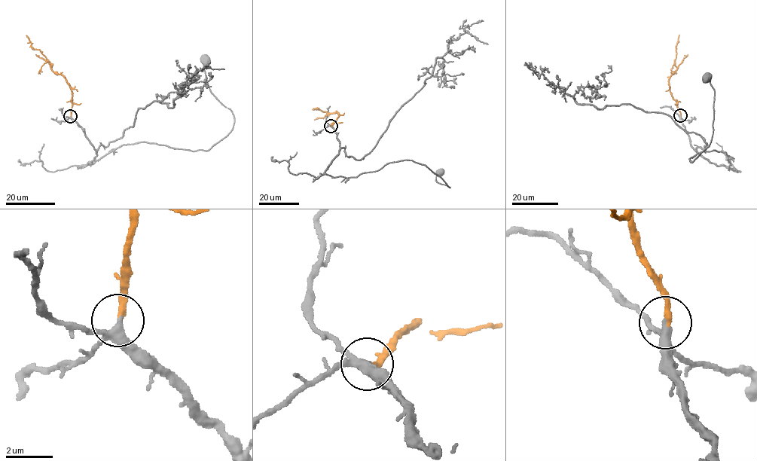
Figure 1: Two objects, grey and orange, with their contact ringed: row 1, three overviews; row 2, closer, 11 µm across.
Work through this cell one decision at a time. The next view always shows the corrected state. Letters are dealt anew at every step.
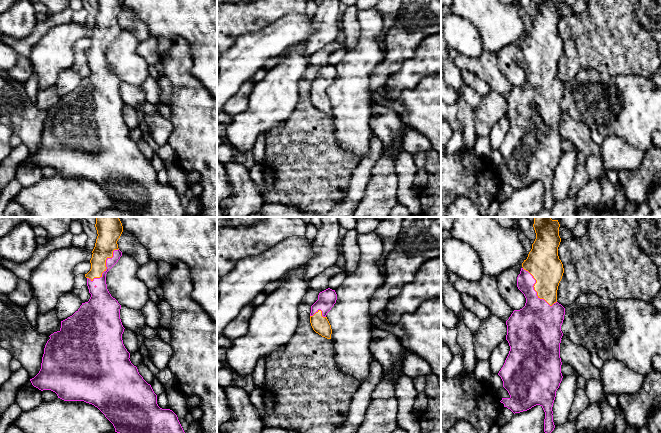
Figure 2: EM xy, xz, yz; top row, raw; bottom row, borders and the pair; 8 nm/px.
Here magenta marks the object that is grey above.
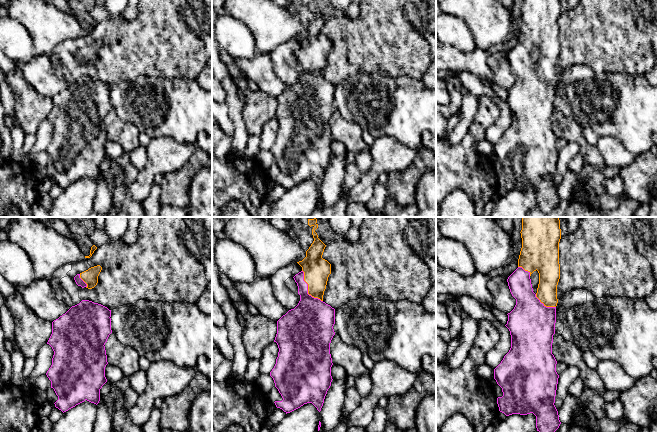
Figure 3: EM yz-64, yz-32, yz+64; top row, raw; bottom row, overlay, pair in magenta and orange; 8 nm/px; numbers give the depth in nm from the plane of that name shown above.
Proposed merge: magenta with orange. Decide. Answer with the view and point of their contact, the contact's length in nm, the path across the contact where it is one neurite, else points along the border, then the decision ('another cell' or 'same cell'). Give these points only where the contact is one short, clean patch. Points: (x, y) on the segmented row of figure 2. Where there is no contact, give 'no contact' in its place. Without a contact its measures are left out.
xy (106, 266) | 360 nm | same cell

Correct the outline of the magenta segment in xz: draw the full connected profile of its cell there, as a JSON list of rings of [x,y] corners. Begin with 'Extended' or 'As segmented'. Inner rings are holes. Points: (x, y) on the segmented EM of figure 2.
Extended. [[[328,288],[319,293],[318,300],[311,306],[311,326],[316,333],[327,339],[331,339],[332,329],[326,315],[334,306],[336,300],[335,290]]]

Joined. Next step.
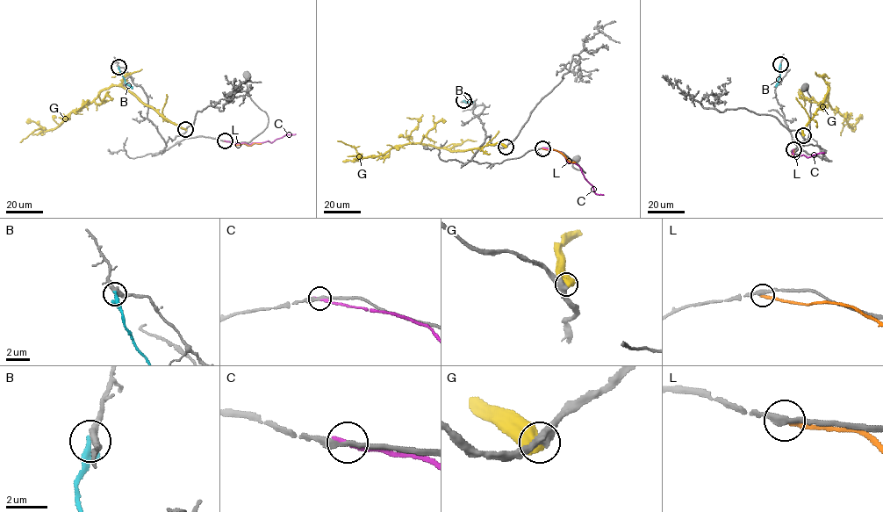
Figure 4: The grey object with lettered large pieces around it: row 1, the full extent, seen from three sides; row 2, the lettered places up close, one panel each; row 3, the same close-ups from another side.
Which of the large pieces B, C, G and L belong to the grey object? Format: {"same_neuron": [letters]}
{"same_neuron": []}

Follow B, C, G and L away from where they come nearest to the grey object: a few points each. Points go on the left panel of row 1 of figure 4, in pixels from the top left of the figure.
B: (118, 67), (125, 81), (132, 89)
C: (226, 140), (249, 144), (272, 142), (285, 134), (296, 133)
G: (185, 129), (125, 89), (110, 85), (58, 126), (38, 128), (19, 142)
L: (225, 140), (239, 145), (261, 143)

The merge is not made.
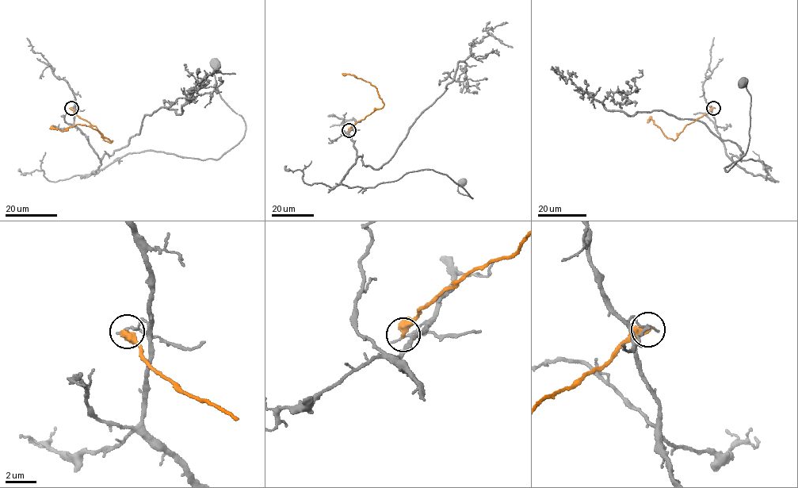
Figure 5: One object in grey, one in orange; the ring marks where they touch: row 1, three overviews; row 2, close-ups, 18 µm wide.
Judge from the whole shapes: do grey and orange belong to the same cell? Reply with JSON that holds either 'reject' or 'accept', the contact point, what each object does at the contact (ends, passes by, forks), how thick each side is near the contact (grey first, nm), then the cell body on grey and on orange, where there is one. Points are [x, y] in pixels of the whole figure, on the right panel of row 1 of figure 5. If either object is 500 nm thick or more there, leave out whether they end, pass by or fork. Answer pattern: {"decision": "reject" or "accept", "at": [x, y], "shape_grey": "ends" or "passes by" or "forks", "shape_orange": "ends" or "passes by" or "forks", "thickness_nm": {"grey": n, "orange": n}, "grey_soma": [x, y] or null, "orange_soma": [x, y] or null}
{"decision": "reject", "at": [713, 108], "shape_grey": "passes by", "shape_orange": "ends", "thickness_nm": {"grey": 120, "orange": 480}, "grey_soma": [742, 82], "orange_soma": null}

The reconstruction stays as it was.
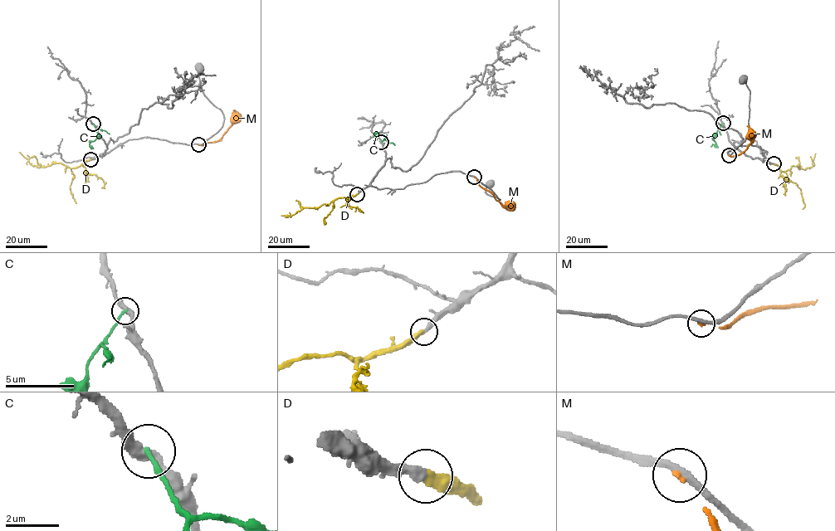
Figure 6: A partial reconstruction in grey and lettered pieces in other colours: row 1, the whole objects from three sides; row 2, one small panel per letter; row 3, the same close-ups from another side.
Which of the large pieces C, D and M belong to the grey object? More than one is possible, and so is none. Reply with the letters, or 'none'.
D

